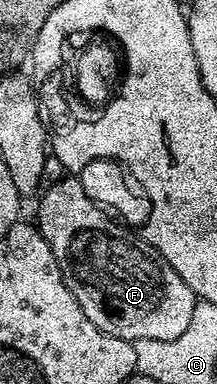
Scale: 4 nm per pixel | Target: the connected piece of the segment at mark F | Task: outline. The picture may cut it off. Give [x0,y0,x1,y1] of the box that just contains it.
[36,174,199,342]

